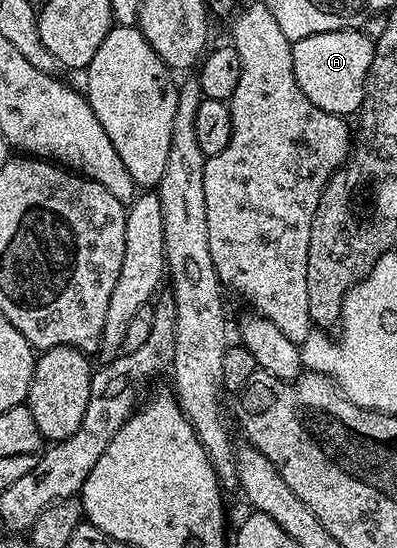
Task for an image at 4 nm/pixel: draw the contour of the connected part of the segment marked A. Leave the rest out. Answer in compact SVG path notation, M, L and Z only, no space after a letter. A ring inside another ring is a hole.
M360 28L351 30L335 30L334 32L318 32L314 36L297 38L292 44L292 67L294 68L294 80L298 80L298 88L306 92L306 100L322 112L330 112L341 116L355 115L364 105L364 85L368 79L368 73L374 60L376 47L373 39L364 35Z

